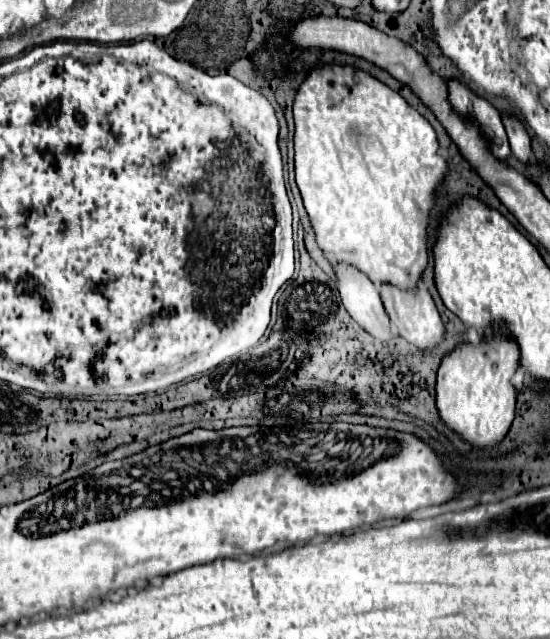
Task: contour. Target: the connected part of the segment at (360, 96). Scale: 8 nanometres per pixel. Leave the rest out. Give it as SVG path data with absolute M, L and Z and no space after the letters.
M317 65L313 67L303 83L297 89L297 95L293 99L293 119L295 119L295 175L297 175L297 185L305 203L305 209L309 213L311 225L317 235L319 247L333 259L351 263L359 267L373 283L393 283L401 285L401 289L415 287L421 281L421 273L427 265L427 219L429 219L429 209L433 205L433 191L437 185L441 185L441 179L447 173L447 163L439 155L439 143L433 127L429 121L415 111L397 91L375 79L371 73L349 67L349 65Z

